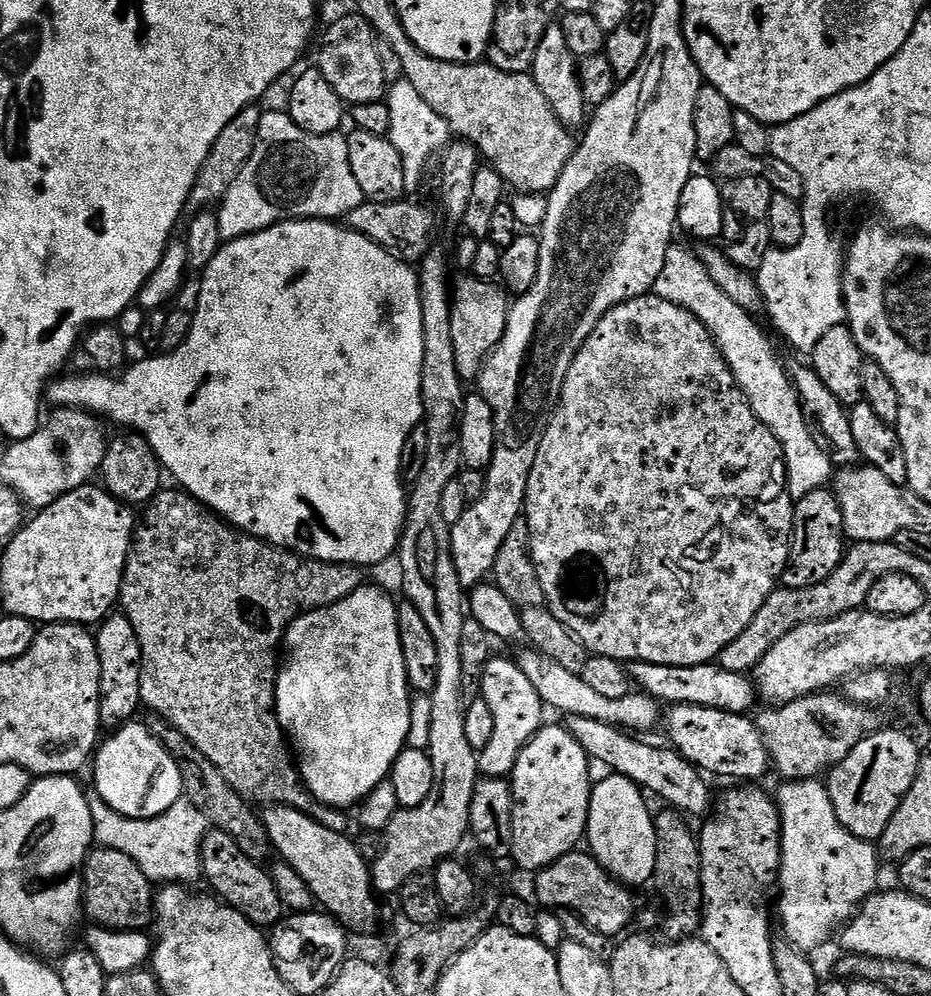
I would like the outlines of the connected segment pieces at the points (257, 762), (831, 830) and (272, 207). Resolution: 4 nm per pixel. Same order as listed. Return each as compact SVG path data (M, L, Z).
M165 487L153 500L148 501L143 509L144 517L142 515L139 517L136 530L132 534L132 549L128 552L128 561L124 567L124 581L120 587L118 601L123 615L130 618L134 632L138 634L138 642L142 646L140 698L143 707L156 712L152 714L161 720L167 720L178 730L182 730L182 734L186 734L186 738L190 738L190 742L194 742L194 746L202 750L202 754L206 754L206 758L210 758L214 766L218 766L222 778L226 778L226 782L230 782L230 786L234 786L234 790L238 790L238 794L245 800L255 802L260 806L297 808L302 814L314 818L314 822L326 826L326 830L347 833L349 813L313 800L312 793L305 786L304 779L300 777L300 769L294 759L290 741L284 734L284 727L280 725L276 717L276 673L278 671L276 651L281 651L284 633L297 616L318 608L329 608L331 604L346 599L351 592L361 587L361 569L354 564L331 564L325 560L314 560L311 556L302 556L287 548L278 548L275 544L258 540L255 536L247 535L229 526L223 519L209 514L204 505L195 500L193 496L189 496L187 492L172 488Z
M819 779L811 780L794 780L791 782L781 783L780 793L775 793L774 799L780 809L780 871L778 873L778 892L780 888L780 920L784 923L783 939L792 943L795 947L805 953L811 953L811 948L820 948L828 939L833 936L837 930L843 929L844 925L856 915L861 904L877 891L876 875L880 872L880 864L876 861L878 857L878 848L875 843L869 842L850 834L842 822L838 822L838 814L834 810L834 802L830 802L830 794L827 787Z
M265 111L260 118L254 154L250 154L250 158L246 162L246 166L242 166L234 186L230 186L230 190L224 195L217 216L219 229L227 242L261 232L286 220L336 222L341 218L347 218L350 210L362 206L365 202L362 186L358 186L358 178L354 178L354 170L350 166L350 150L347 139L343 135L315 136L307 134L293 122L285 111Z

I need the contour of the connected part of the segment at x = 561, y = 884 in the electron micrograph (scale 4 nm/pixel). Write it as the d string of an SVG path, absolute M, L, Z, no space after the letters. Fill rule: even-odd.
M584 850L566 854L550 867L541 868L535 873L534 880L536 896L546 907L553 910L568 908L571 912L576 912L590 927L598 930L598 934L619 937L636 912L636 900L632 897L633 889L620 883L599 864L595 856Z

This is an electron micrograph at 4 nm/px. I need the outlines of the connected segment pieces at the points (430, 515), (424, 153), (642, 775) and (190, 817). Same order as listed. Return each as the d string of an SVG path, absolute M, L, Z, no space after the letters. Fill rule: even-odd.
M436 250L429 251L428 255L422 261L422 267L419 269L418 275L420 278L420 297L422 298L422 342L424 343L424 353L422 354L422 394L420 400L424 404L424 414L422 424L428 430L428 437L430 438L430 447L426 453L426 467L422 469L422 474L418 474L418 478L411 485L410 491L407 493L408 497L408 522L404 526L404 532L400 535L400 547L398 549L398 560L400 556L400 572L404 575L404 592L406 595L407 603L418 606L418 611L422 613L422 619L425 620L426 626L430 629L430 634L434 634L434 642L438 645L438 683L434 686L432 691L432 705L430 706L430 742L427 746L427 753L430 759L434 762L434 790L430 790L430 798L426 798L426 802L422 802L422 806L414 806L413 808L401 808L399 812L394 814L394 818L390 818L387 829L384 832L384 849L382 850L382 858L371 861L370 871L372 873L372 887L377 893L392 892L392 894L399 893L402 885L405 884L410 878L427 873L429 870L435 869L437 864L442 863L443 860L455 857L456 852L460 848L460 843L463 842L464 836L469 835L468 823L470 822L470 798L474 798L474 786L477 780L481 779L480 775L480 762L478 754L470 746L469 740L466 739L466 718L464 717L464 709L466 707L466 689L464 687L464 679L462 678L462 626L466 619L466 590L460 585L458 578L458 570L454 570L454 558L452 557L452 529L450 525L442 516L442 494L445 493L446 486L450 485L452 480L457 479L462 471L462 461L460 458L460 411L464 405L464 398L466 395L465 381L460 379L458 374L458 358L454 358L454 334L450 331L450 318L452 317L452 293L450 291L450 280L448 284L448 264L444 261L444 256Z
M401 79L393 83L386 92L386 103L390 112L390 128L387 135L388 141L402 154L402 166L406 170L406 182L409 189L415 190L424 180L424 171L428 163L449 143L450 129L446 121L427 104L422 94L410 86L410 82Z
M569 716L566 720L566 727L570 734L574 734L574 738L578 738L582 750L586 750L588 757L595 763L597 760L598 763L605 764L609 773L625 776L628 780L639 784L645 793L653 792L654 795L661 796L668 803L665 805L669 809L687 814L689 817L704 818L709 815L714 804L711 786L703 780L705 777L701 769L695 768L675 748L671 746L659 748L656 744L647 744L644 741L647 739L637 738L622 728L615 728L606 722L598 722L594 718Z
M97 793L89 795L89 803L98 811L93 813L95 843L102 848L122 850L138 862L142 874L160 886L165 882L192 882L202 876L202 842L205 834L210 831L208 819L187 798L177 801L162 815L148 819L134 819L113 810ZM100 808L104 812L100 812Z

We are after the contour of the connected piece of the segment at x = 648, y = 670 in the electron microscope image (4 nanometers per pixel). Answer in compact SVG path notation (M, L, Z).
M637 660L631 665L630 671L635 687L648 696L654 697L655 700L659 700L664 706L693 704L694 706L706 706L707 708L717 708L723 712L739 712L741 714L751 713L757 707L755 704L756 700L758 701L758 693L753 681L745 673L726 670L718 662L687 668L686 666L662 666L654 662Z

